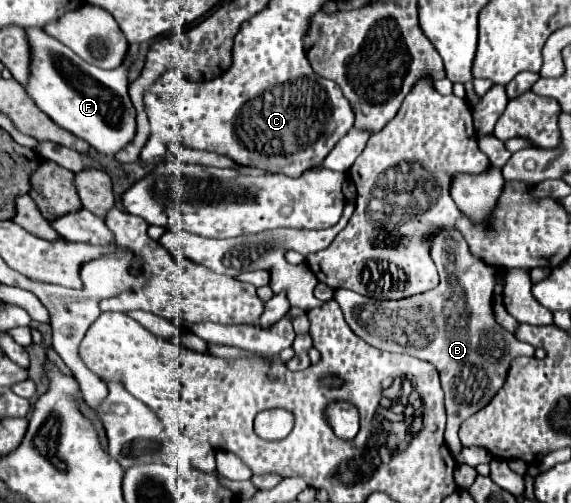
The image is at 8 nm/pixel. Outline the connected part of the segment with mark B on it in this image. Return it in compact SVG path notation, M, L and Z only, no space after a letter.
M436 231L430 239L430 251L440 273L440 285L436 289L400 301L378 301L338 289L334 291L334 299L344 311L350 329L366 343L392 353L414 355L438 369L448 413L444 439L456 457L462 451L458 439L460 423L492 401L506 381L510 363L526 355L526 351L524 343L498 325L492 315L494 275L498 269L472 257L458 231Z

